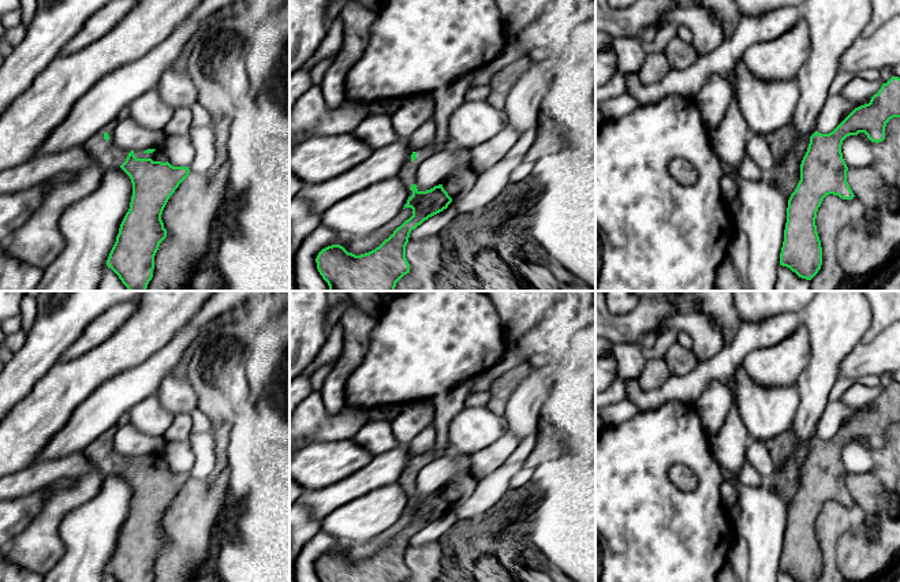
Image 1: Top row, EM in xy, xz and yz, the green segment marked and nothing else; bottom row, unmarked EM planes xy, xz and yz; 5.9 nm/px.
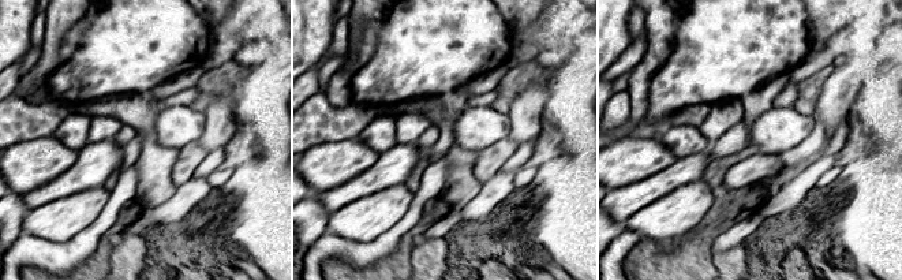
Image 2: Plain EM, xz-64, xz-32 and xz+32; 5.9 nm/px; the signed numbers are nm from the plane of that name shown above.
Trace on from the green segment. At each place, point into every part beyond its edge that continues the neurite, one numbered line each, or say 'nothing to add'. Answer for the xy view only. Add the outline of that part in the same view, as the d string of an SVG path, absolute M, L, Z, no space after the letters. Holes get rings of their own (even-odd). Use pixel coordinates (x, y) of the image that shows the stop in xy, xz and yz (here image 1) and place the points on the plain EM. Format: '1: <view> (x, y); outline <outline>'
1: xy (156, 462); outline M156 455L153 459L149 460L134 456L134 460L137 465L152 465L153 467L167 469L167 463L158 455Z

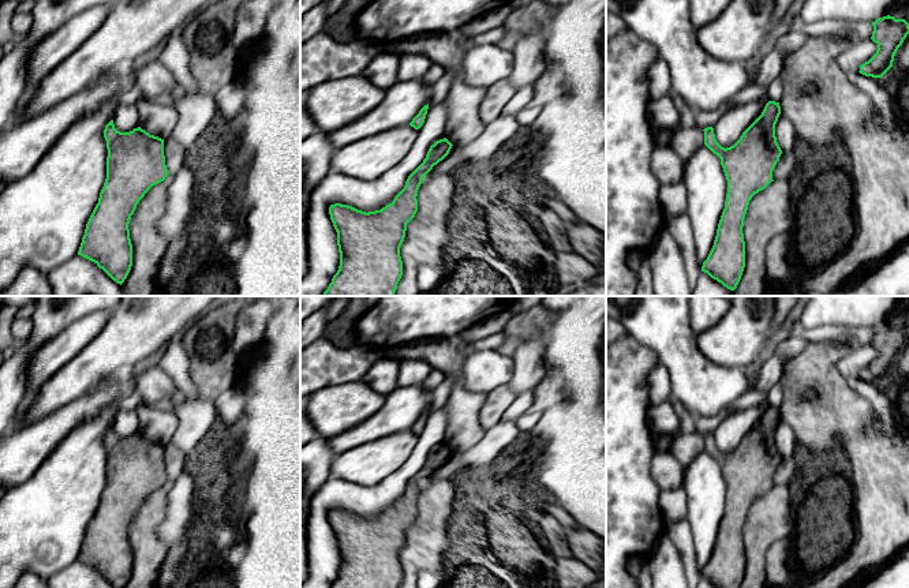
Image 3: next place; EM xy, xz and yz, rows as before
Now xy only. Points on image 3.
nothing to add

